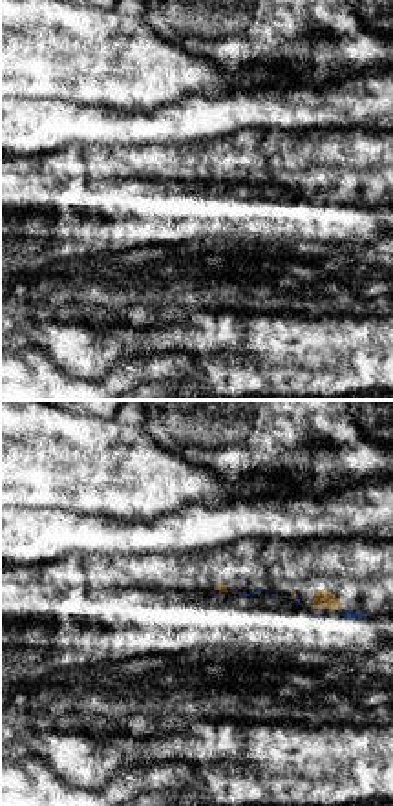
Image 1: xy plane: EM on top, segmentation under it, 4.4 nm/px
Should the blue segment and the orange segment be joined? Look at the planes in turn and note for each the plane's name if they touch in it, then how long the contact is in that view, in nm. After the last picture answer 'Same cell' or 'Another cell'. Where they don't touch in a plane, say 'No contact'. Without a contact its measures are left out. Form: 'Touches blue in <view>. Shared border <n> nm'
Touches blue in xy. Shared border 40 nm

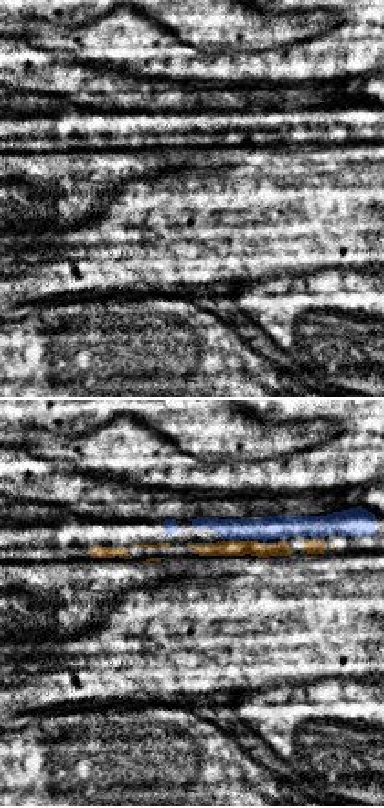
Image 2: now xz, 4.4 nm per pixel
Touches blue in xz. Shared border 50 nm

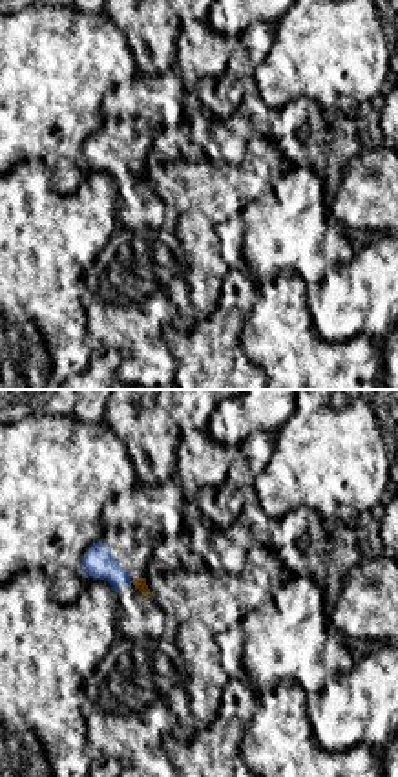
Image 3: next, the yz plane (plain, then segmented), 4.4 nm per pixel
No contact

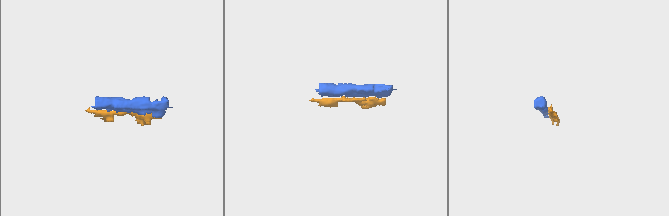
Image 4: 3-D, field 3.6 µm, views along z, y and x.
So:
Same cell

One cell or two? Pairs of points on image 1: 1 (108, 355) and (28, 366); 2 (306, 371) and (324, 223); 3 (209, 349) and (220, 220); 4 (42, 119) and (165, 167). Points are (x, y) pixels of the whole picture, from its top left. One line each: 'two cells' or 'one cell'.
1: two cells
2: two cells
3: two cells
4: two cells

